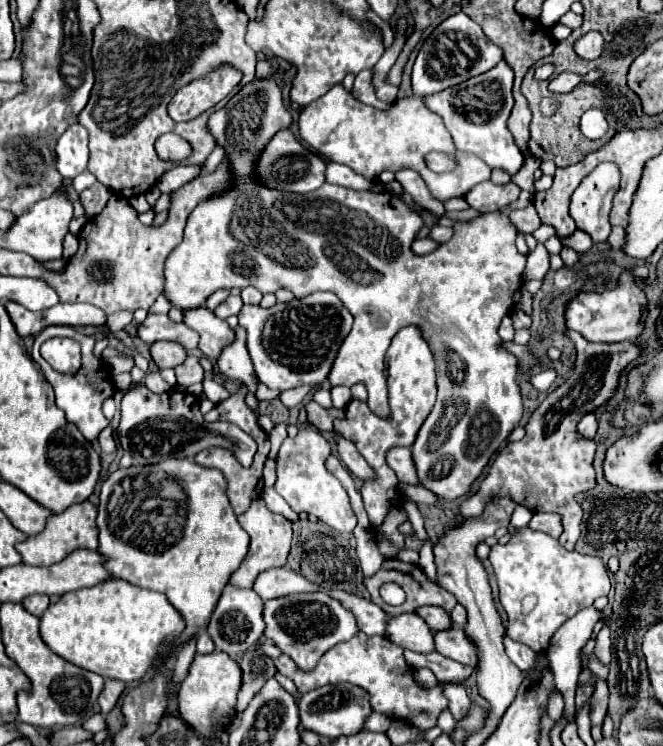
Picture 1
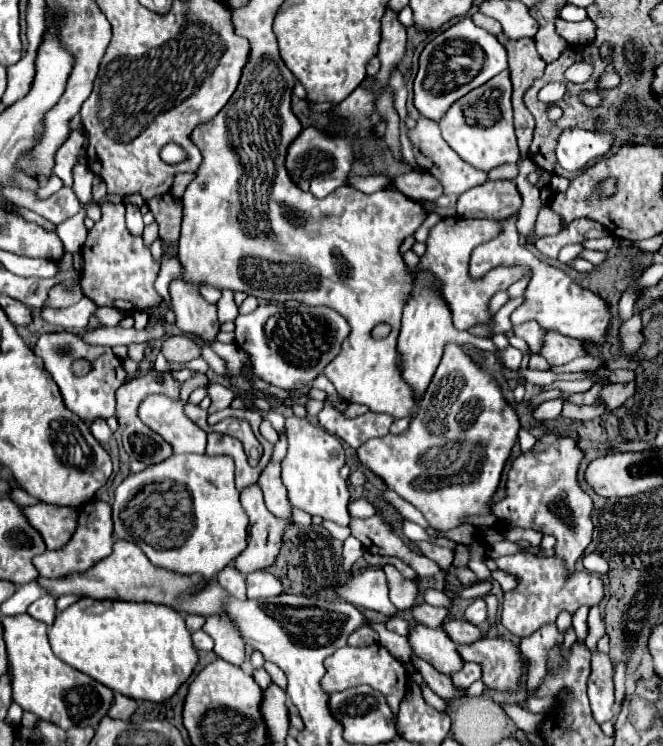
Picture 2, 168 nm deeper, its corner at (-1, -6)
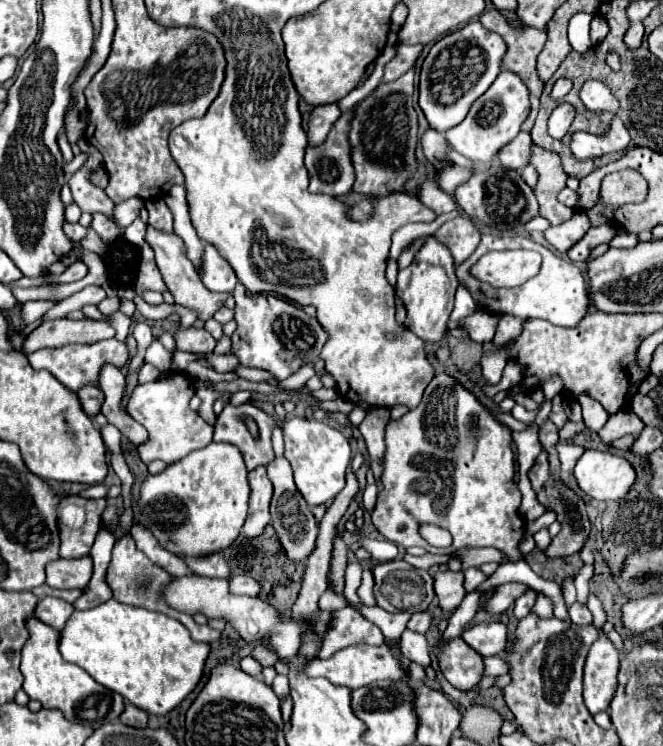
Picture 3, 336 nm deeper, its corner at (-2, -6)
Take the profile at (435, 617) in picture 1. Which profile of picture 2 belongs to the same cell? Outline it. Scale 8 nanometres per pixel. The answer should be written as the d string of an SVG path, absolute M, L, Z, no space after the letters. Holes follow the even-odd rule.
M448 619L446 623L442 623L442 629L448 633L448 637L452 637L452 641L456 641L456 645L470 645L482 637L482 631L468 621Z

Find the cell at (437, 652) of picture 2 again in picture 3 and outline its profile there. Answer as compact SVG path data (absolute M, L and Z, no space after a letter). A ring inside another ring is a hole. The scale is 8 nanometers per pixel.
M451 639L447 645L445 645L445 651L439 653L439 665L441 665L441 671L445 675L445 679L455 687L455 689L461 689L461 691L477 691L479 687L479 681L483 677L483 657L471 649L463 639Z

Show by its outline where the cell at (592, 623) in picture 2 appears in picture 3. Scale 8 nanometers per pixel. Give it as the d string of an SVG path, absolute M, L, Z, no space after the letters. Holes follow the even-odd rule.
M573 603L567 611L569 611L569 619L573 623L577 623L577 625L589 625L593 621L591 611L585 605L581 605L581 603Z

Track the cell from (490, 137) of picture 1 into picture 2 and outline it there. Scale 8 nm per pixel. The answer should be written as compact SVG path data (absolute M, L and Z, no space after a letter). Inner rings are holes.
M508 71L498 73L496 77L492 77L492 81L480 85L480 89L472 89L472 93L466 93L464 97L460 97L460 101L452 103L448 113L438 123L444 141L466 163L472 163L476 169L490 171L498 165L518 163L520 159L516 135L512 127L510 95L512 95L512 83Z

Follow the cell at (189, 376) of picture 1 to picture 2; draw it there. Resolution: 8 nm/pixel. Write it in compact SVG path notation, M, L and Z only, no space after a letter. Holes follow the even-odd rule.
M194 373L188 381L182 383L182 389L180 389L180 395L178 400L172 400L162 394L153 394L152 397L144 399L142 405L140 405L140 419L152 429L156 431L158 435L162 435L174 449L174 453L204 453L204 447L206 447L206 433L196 427L182 411L182 407L188 401L188 395L196 389L196 387L206 387L208 385L208 379L204 373Z

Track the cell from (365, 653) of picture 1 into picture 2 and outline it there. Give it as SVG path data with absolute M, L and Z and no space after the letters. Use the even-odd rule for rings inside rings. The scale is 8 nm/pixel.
M372 643L372 645L364 645L364 647L342 647L334 655L324 659L324 667L326 667L326 675L322 679L322 689L326 693L344 691L344 689L356 687L356 685L370 685L372 689L384 693L392 713L394 715L398 713L398 707L406 695L404 687L408 687L408 671L380 643Z

